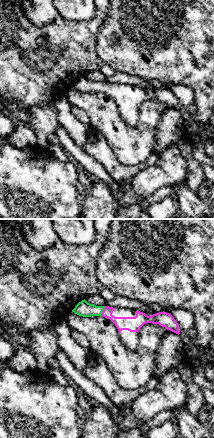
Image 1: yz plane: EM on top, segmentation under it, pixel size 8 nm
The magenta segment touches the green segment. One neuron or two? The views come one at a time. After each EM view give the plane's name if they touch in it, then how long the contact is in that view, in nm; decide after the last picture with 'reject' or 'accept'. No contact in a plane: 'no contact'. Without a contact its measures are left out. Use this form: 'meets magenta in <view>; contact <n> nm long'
meets magenta in yz; contact 90 nm long

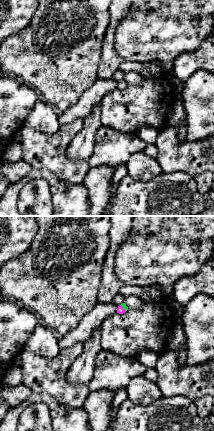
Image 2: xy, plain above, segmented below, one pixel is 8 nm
meets magenta in xy; contact 70 nm long

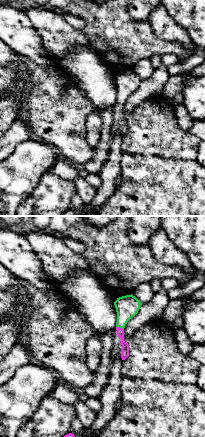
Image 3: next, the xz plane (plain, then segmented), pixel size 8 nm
meets magenta in xz; contact 70 nm long

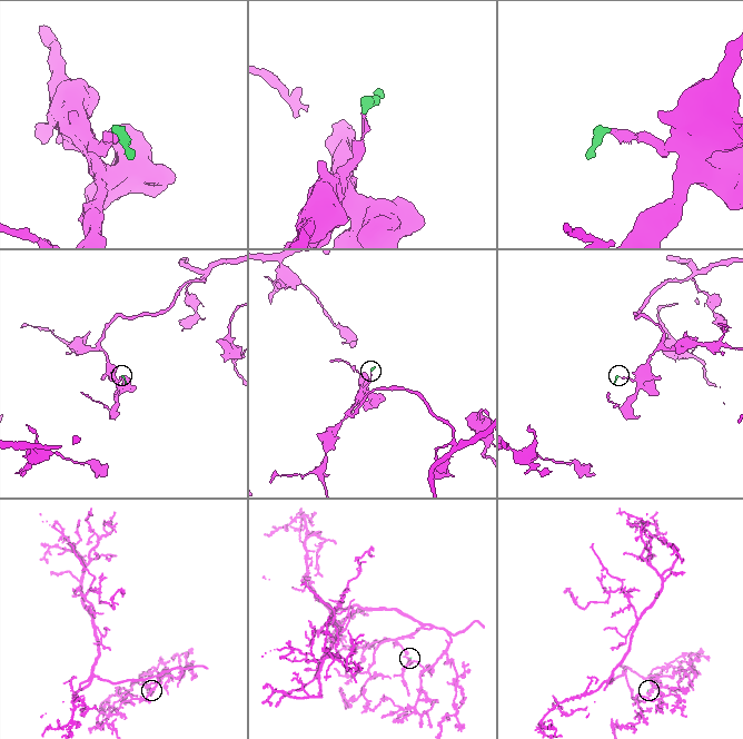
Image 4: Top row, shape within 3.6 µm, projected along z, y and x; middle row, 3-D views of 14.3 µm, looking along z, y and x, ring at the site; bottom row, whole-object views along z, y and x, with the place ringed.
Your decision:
accept

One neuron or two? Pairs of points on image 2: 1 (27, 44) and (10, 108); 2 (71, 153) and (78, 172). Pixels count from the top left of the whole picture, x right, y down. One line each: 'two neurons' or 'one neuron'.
1: two neurons
2: two neurons

